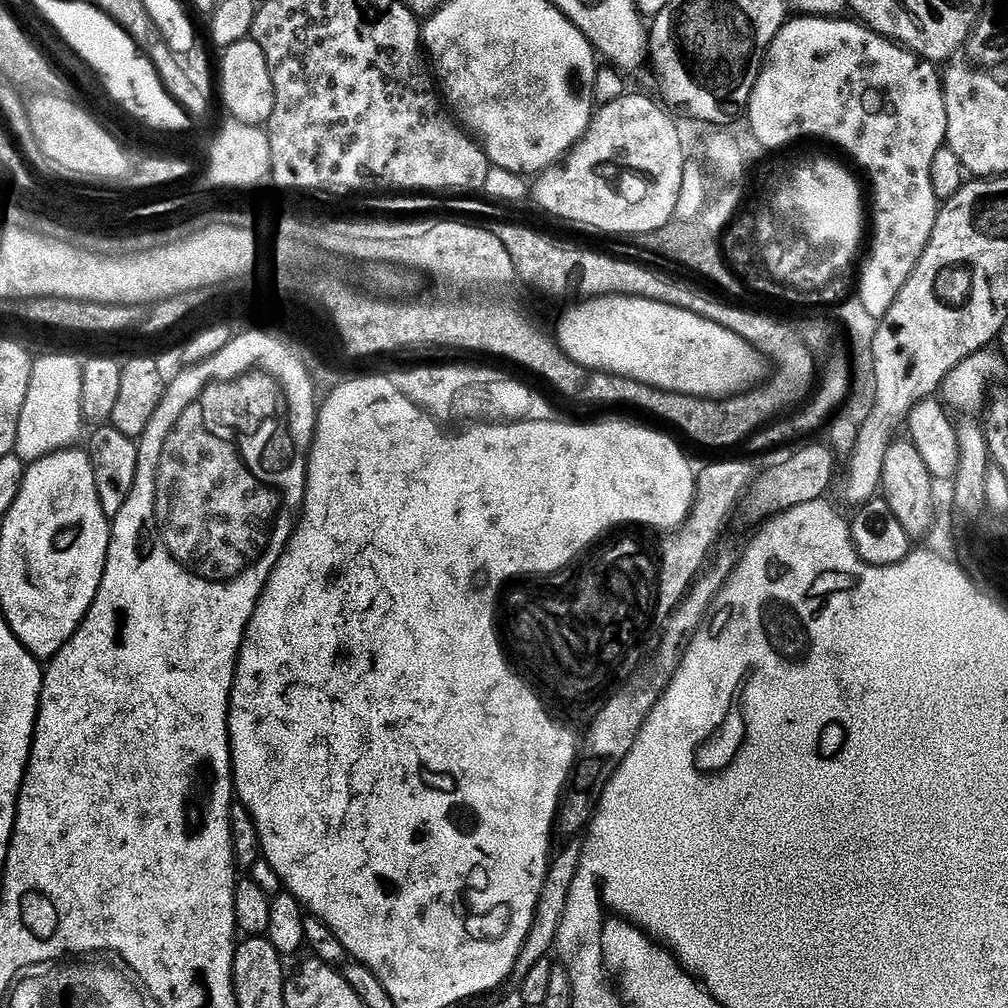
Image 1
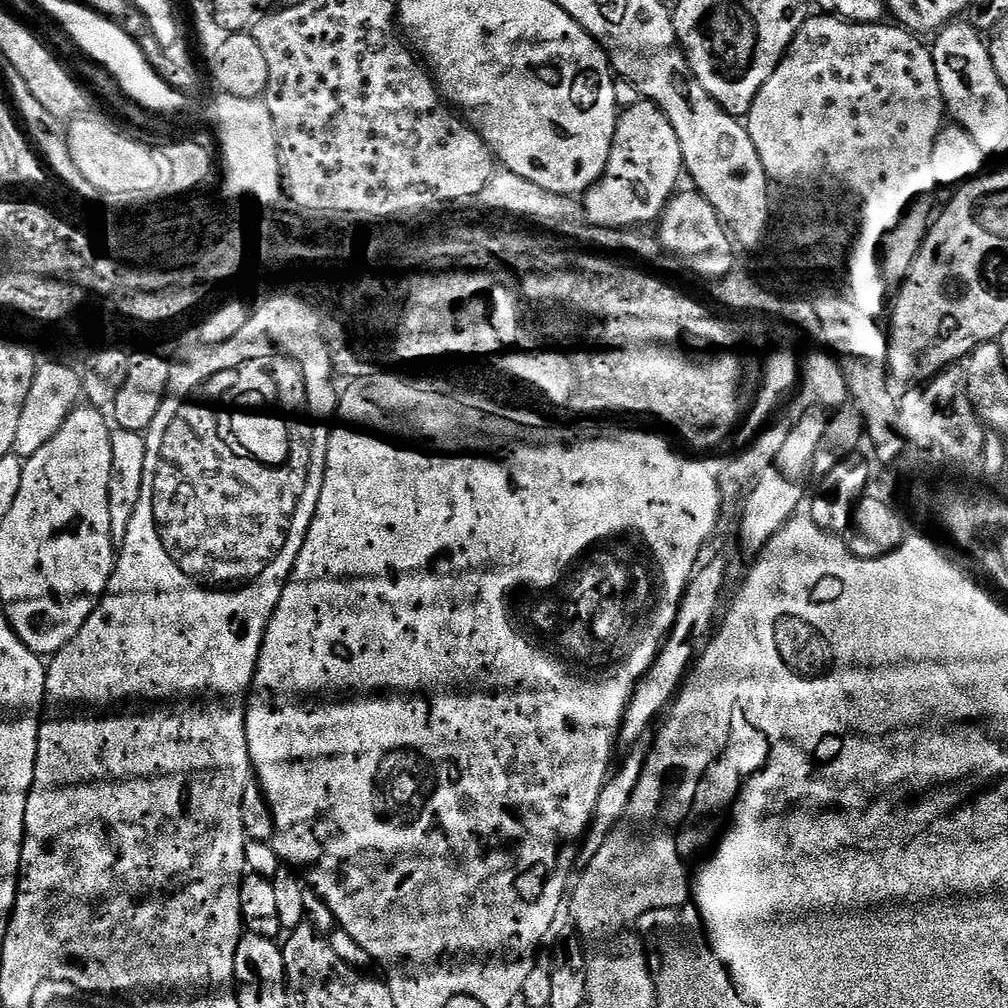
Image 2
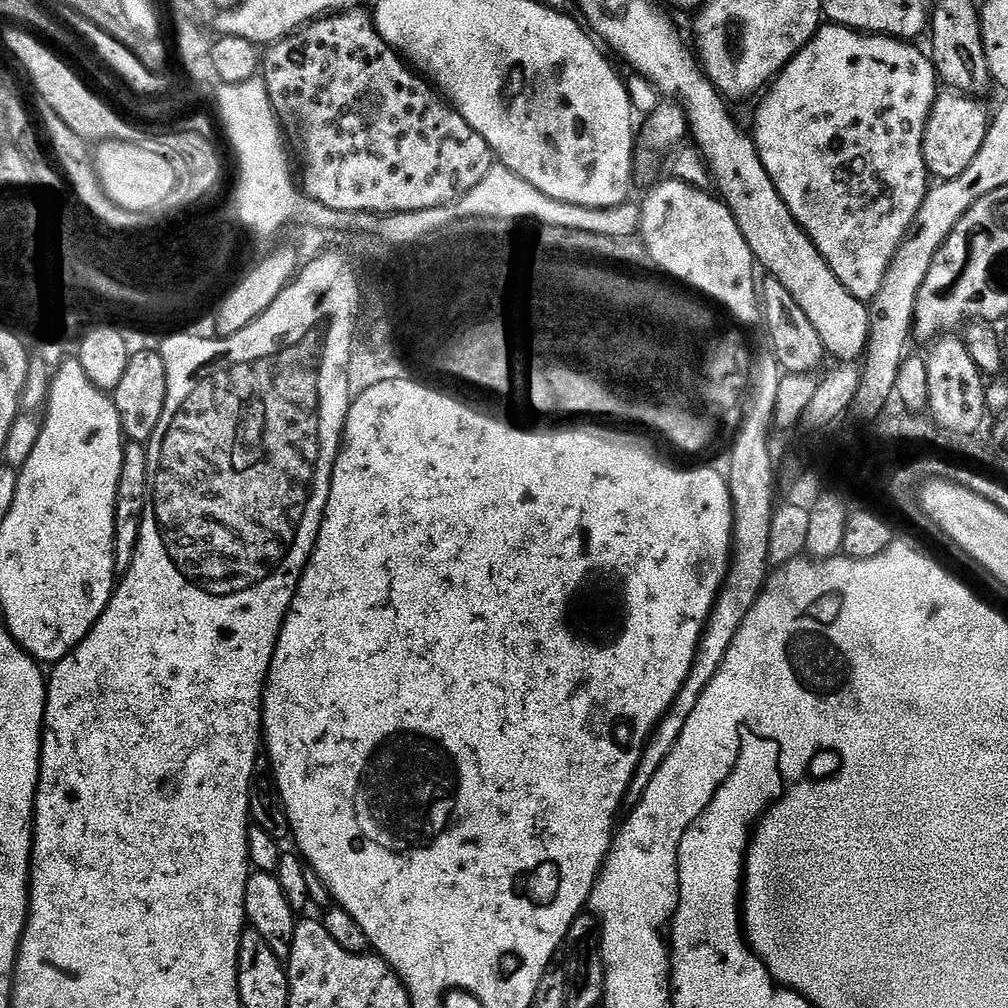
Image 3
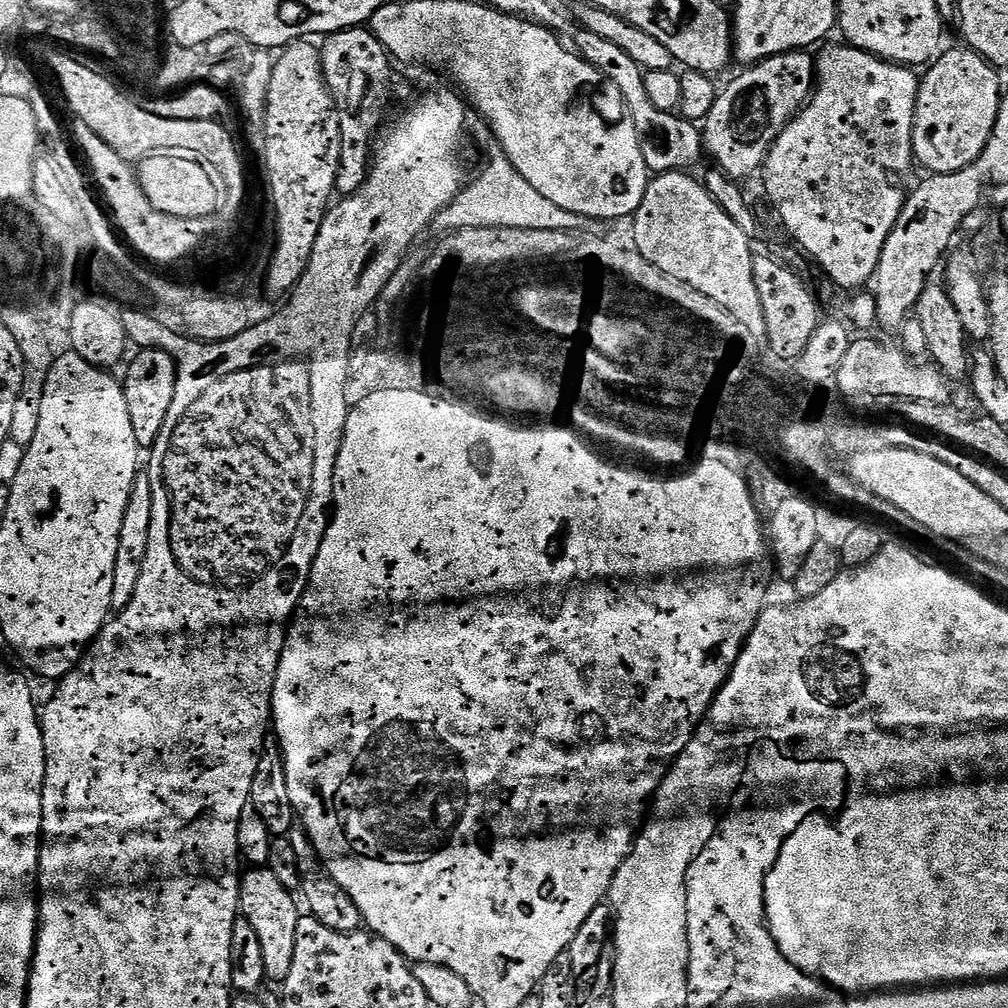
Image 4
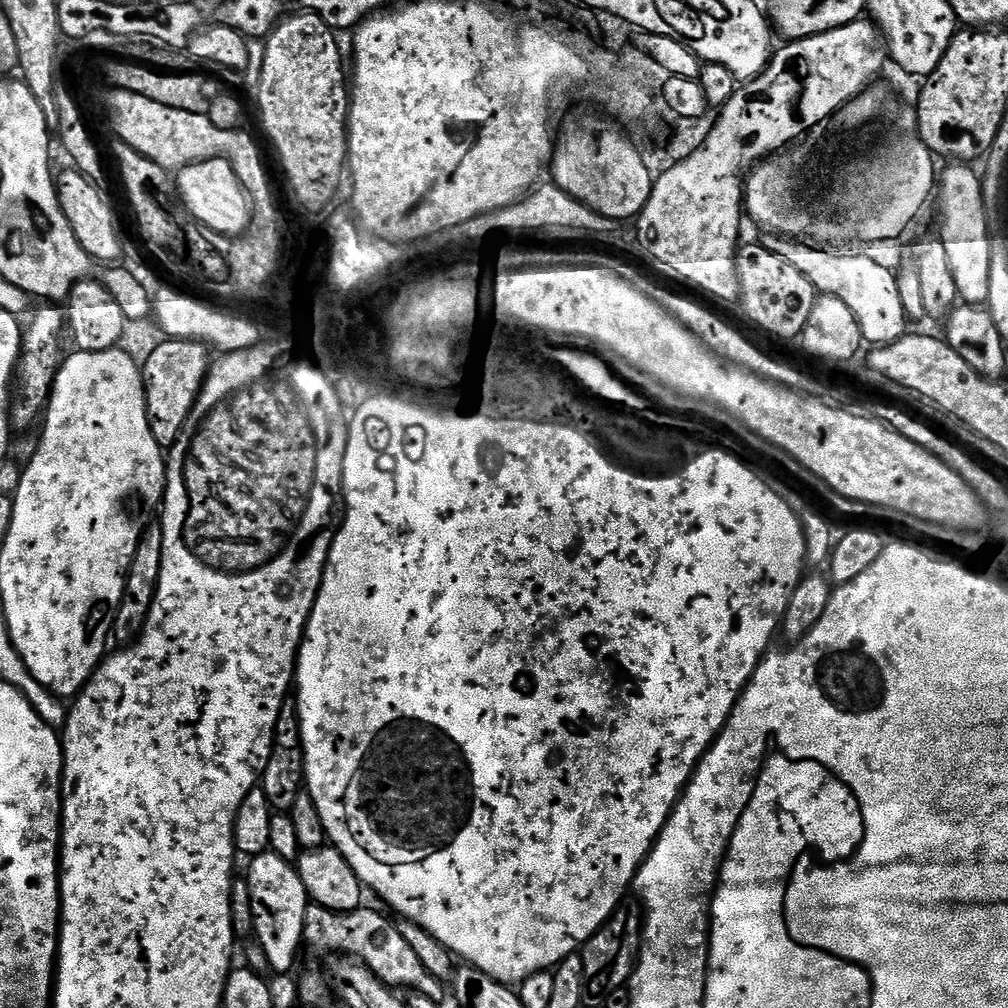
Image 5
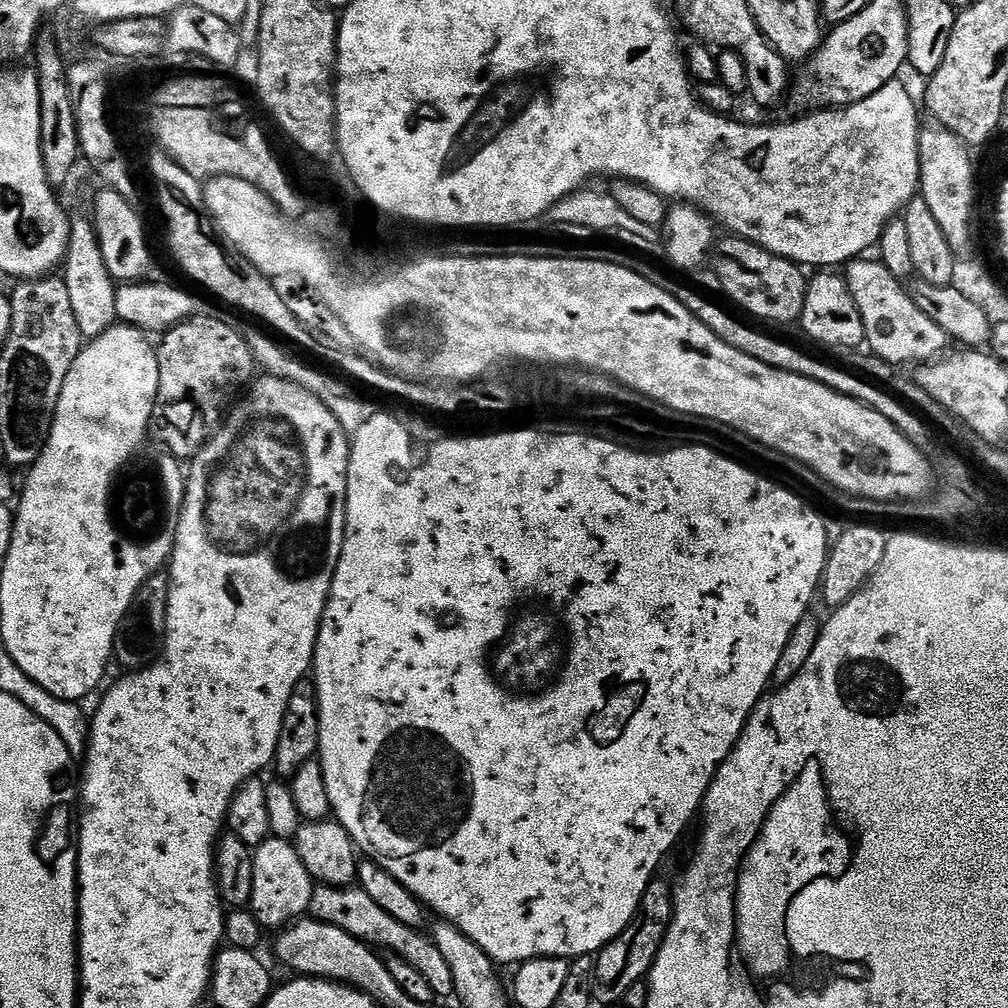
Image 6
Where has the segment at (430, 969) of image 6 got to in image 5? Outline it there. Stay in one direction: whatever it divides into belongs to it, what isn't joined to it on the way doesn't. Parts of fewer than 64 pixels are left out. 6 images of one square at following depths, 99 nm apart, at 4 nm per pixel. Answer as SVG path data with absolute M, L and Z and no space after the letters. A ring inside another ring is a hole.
M309 903L304 923L304 944L317 948L320 952L328 952L327 954L355 956L393 990L404 988L403 990L417 992L437 1002L443 1001L444 992L446 996L445 985L434 978L426 966L422 966L422 961L418 954L414 954L410 942L402 938L399 927L368 906L361 906L353 912L335 912L320 904Z

